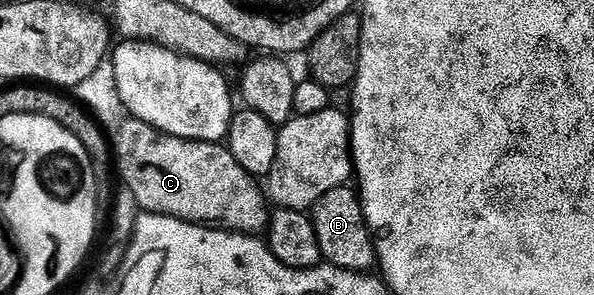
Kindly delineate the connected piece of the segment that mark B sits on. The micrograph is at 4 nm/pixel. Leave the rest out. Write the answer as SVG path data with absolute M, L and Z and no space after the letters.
M353 186L337 187L332 189L332 193L324 193L324 197L314 203L312 218L322 258L329 266L336 267L339 271L359 273L369 272L369 267L375 266L374 236L366 224L359 192Z

